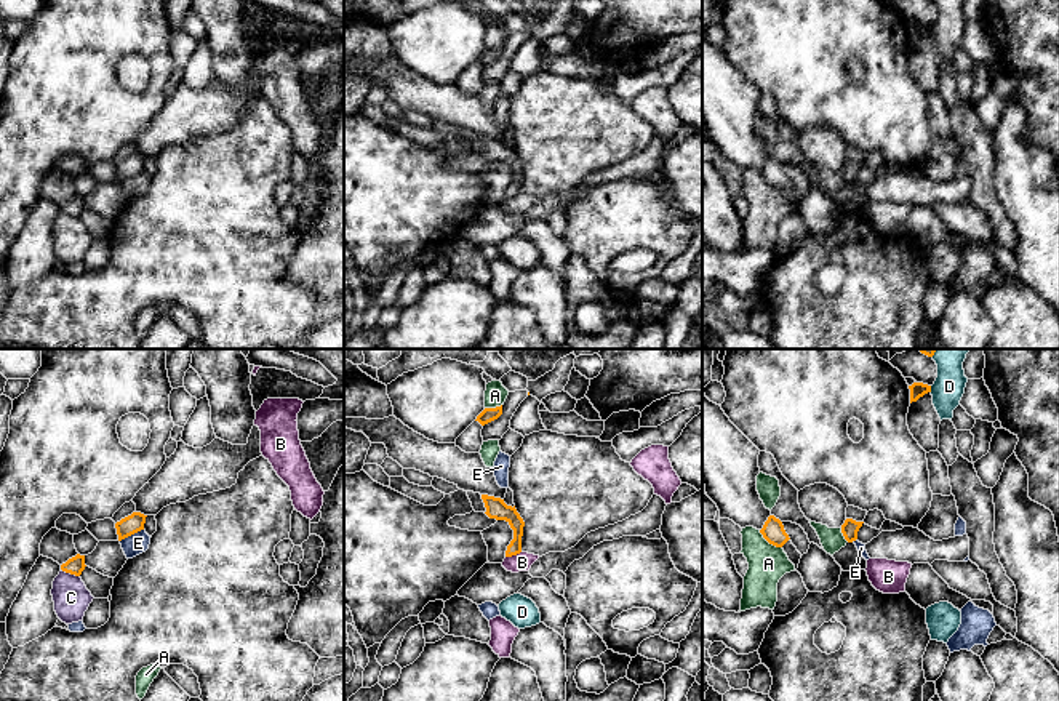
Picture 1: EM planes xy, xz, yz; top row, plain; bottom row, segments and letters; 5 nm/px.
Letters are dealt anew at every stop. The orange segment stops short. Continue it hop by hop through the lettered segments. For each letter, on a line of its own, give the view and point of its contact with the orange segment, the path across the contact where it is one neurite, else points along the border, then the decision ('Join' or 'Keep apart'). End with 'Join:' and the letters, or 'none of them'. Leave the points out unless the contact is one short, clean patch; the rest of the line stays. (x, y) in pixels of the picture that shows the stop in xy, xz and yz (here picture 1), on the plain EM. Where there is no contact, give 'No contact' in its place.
A: Touches orange at yz (770, 184). Keep apart
B: Touches orange at xz (512, 196). Boundary: xz (520, 192), (506, 199). Keep apart
C: Touches orange at xy (71, 215). Keep apart
D: Touches orange at yz (930, 31). Keep apart
E: Touches orange at xy (131, 175). Keep apart
Join: none of them

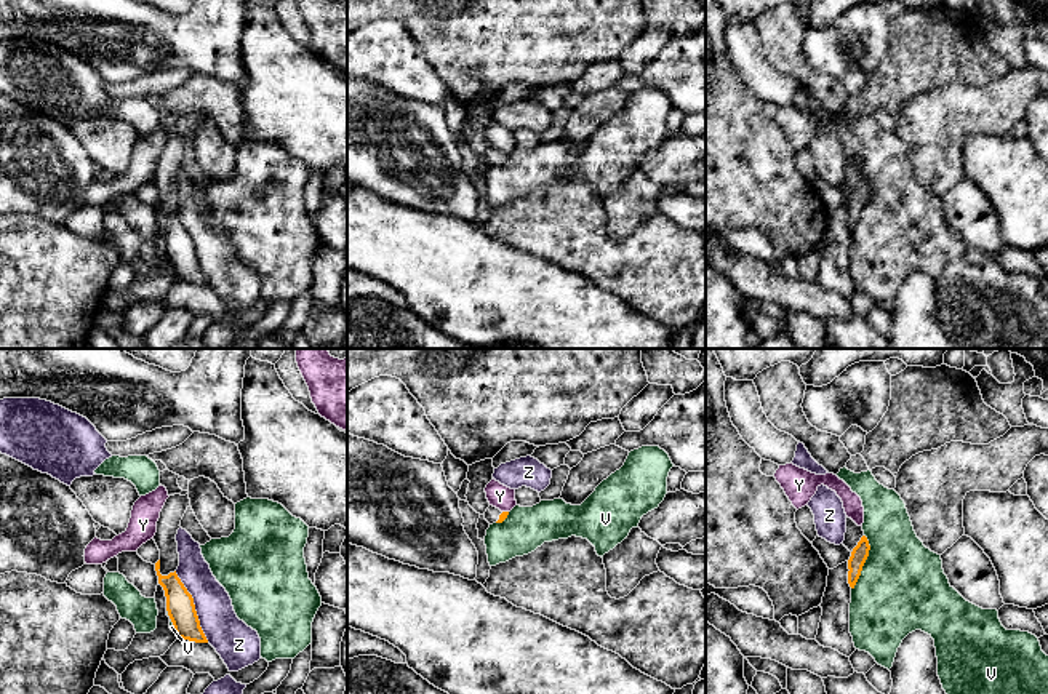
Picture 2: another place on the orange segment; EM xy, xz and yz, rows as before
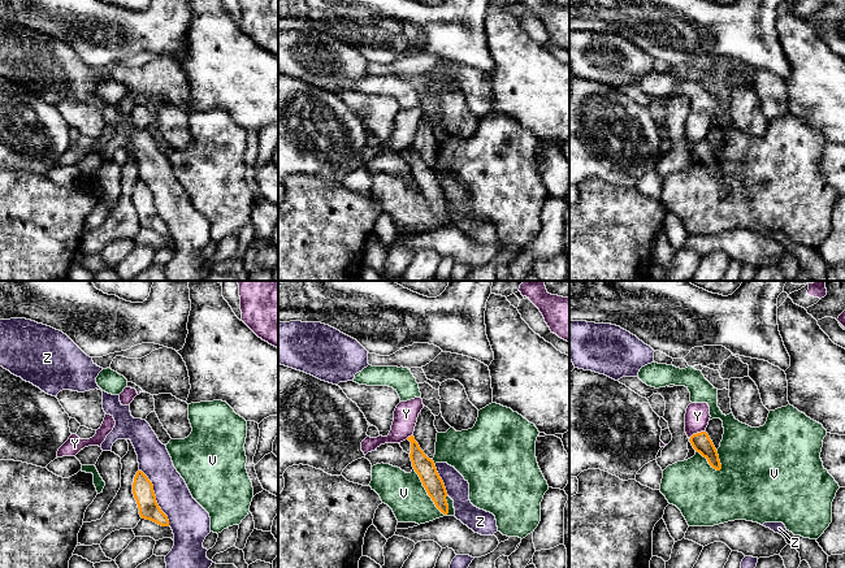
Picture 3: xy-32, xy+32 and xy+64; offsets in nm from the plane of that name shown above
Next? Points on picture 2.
V: Touches orange at yz (864, 203). Keep apart
Y: Touches orange at xz (506, 154). Boundary: xz (503, 152), (508, 154). Keep apart
Z: Touches orange at xy (194, 248). Keep apart
Join: none of them

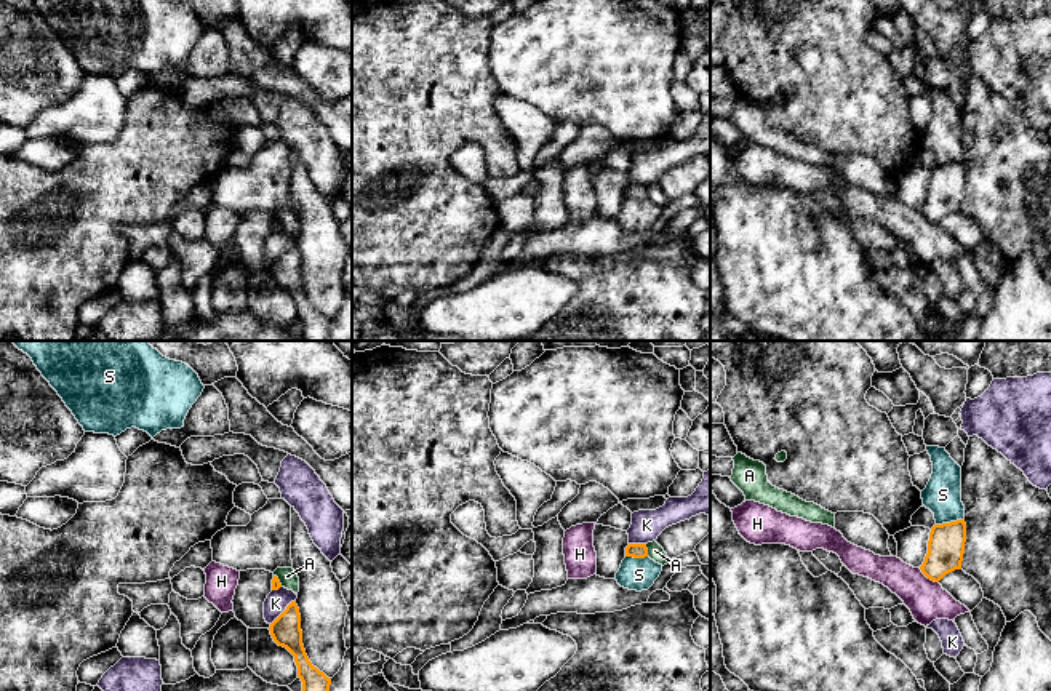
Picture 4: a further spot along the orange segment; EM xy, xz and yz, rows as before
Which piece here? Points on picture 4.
A: Touches orange at xz (647, 192). Boundary: xz (645, 186), (648, 197). Keep apart
H: Touches orange at yz (928, 219). Boundary: yz (919, 210), (938, 224). Keep apart
K: Touches orange at xy (283, 253). Boundary: xy (295, 242), (271, 266). Keep apart
S: Touches orange at yz (951, 163). Keep apart
Join: none of them

